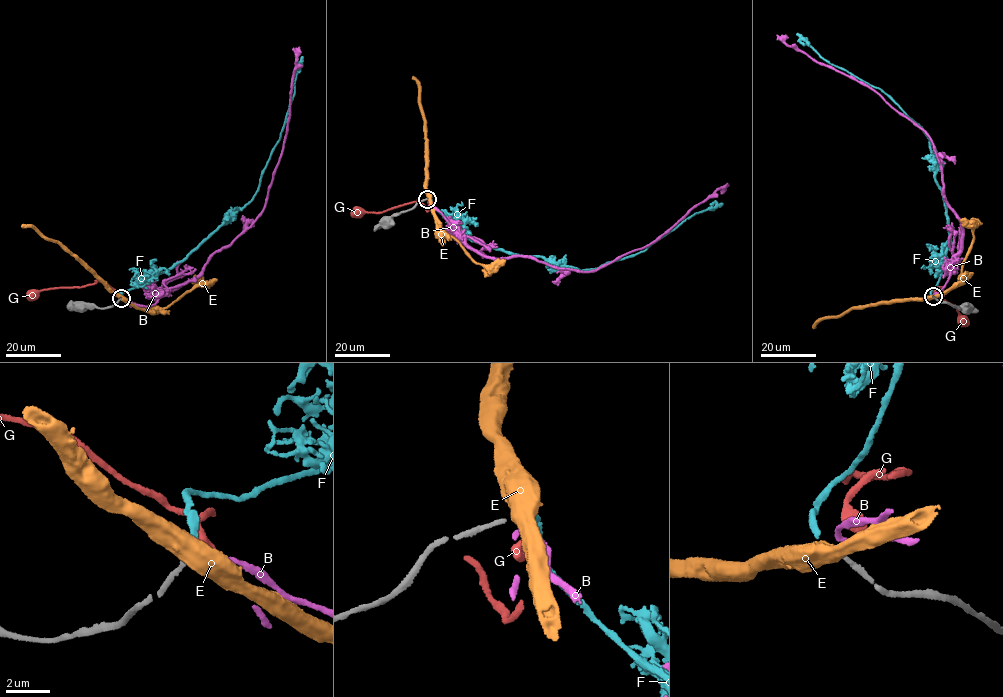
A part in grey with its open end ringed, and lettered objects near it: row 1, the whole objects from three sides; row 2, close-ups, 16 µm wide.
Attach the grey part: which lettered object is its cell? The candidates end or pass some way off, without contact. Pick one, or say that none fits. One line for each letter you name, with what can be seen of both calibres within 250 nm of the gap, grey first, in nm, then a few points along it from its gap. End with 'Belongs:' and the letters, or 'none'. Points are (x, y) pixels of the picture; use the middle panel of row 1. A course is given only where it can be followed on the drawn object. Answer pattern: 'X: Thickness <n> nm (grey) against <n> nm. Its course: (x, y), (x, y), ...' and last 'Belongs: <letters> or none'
F: Thickness 200 nm (grey) against 280 nm. Its course: (428, 197), (434, 208), (476, 241), (585, 270), (643, 251), (687, 218), (715, 204), (710, 204)
Belongs: F

